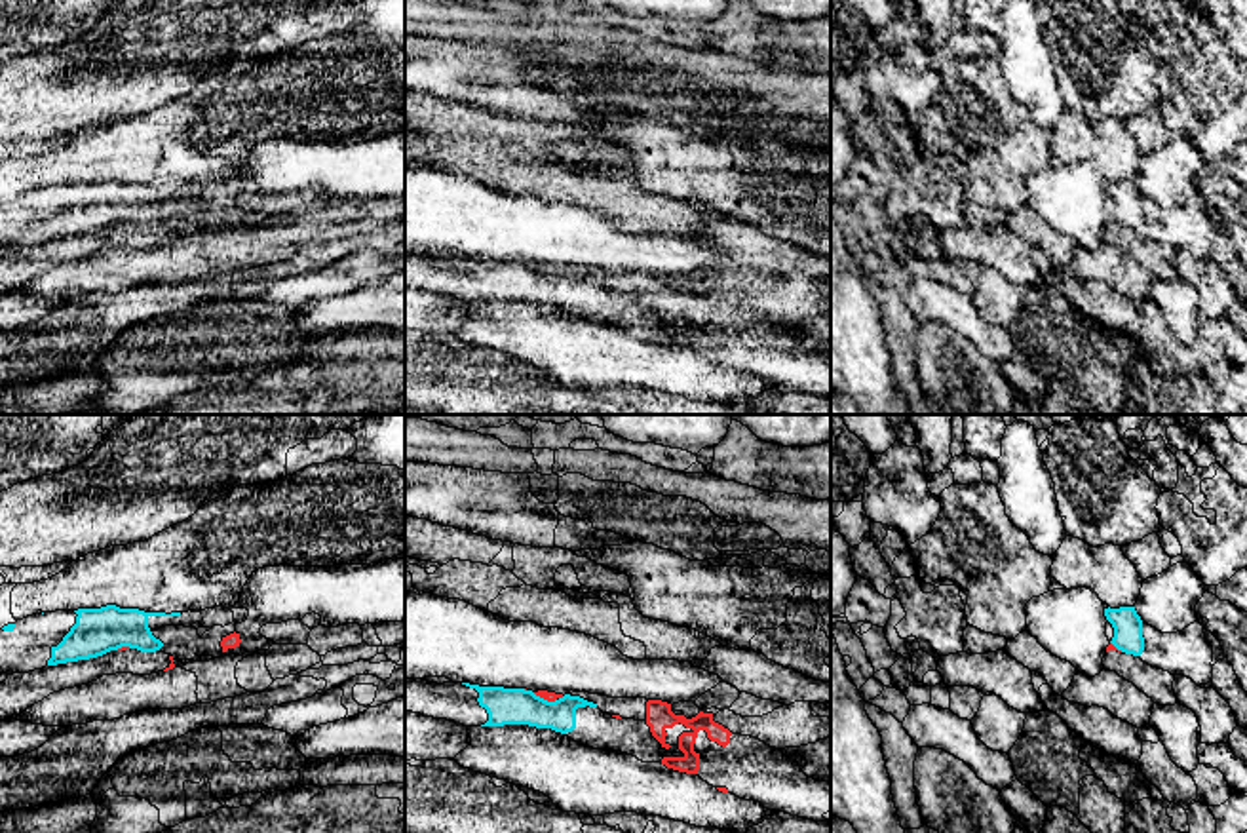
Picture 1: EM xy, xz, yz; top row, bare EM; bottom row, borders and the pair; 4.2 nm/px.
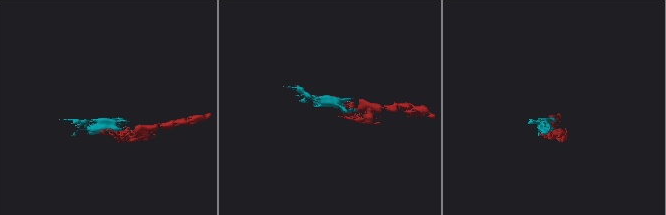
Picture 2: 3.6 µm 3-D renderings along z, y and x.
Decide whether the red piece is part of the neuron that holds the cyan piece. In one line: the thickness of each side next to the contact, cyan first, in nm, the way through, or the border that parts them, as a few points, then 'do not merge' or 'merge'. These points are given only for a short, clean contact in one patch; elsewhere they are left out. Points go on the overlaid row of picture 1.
calibres 160 and 50 nm; do not merge

